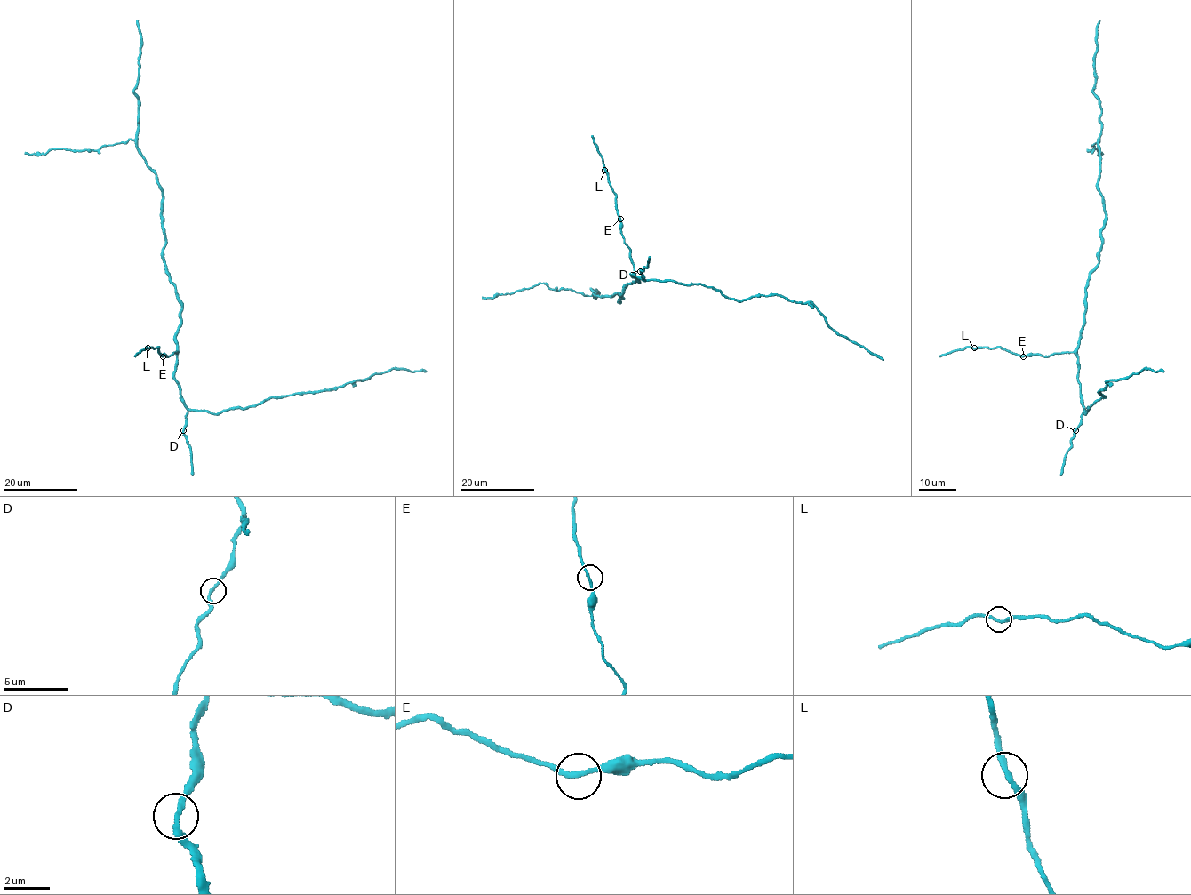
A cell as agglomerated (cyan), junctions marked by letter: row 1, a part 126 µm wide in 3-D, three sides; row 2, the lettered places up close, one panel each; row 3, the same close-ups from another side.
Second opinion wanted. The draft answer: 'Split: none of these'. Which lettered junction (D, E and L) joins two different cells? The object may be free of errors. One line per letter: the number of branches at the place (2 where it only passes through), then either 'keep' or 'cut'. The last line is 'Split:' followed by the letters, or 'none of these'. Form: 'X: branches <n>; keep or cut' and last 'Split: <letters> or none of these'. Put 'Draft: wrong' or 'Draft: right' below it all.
D: branches 2; keep
E: branches 2; keep
L: branches 2; keep
Split: none of these
Draft: right

